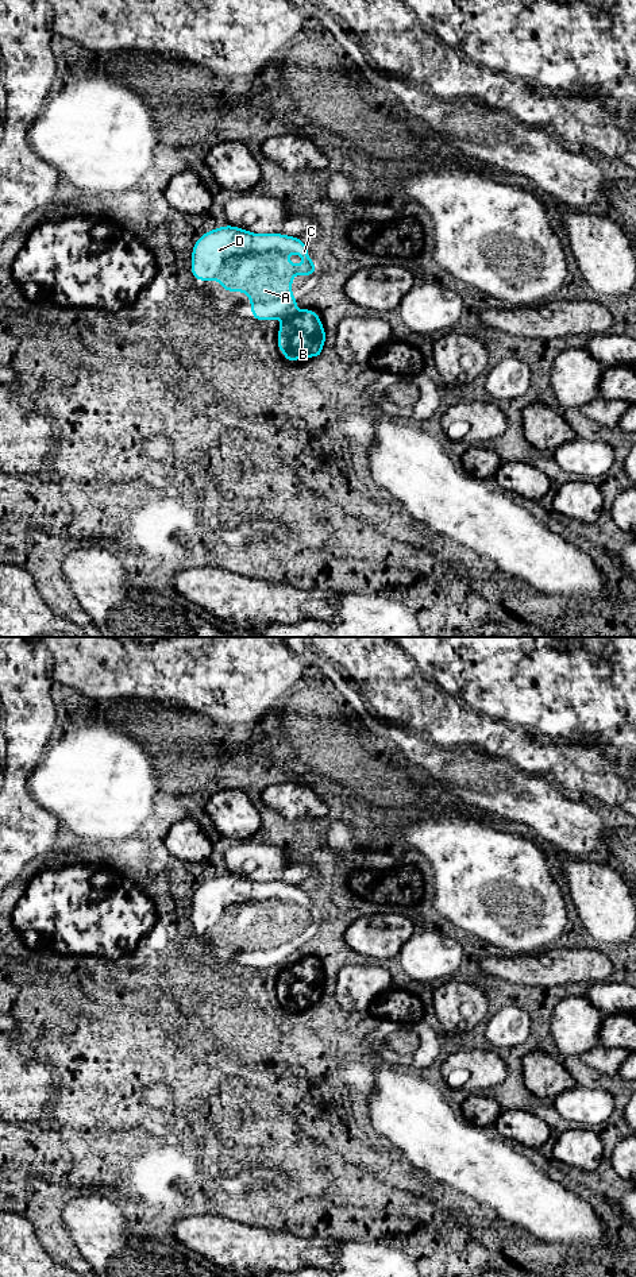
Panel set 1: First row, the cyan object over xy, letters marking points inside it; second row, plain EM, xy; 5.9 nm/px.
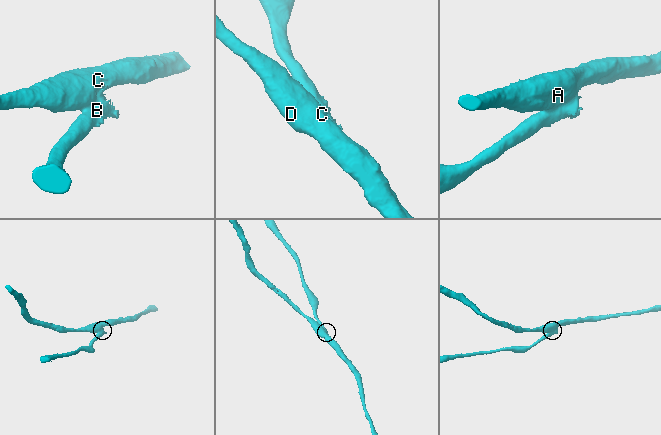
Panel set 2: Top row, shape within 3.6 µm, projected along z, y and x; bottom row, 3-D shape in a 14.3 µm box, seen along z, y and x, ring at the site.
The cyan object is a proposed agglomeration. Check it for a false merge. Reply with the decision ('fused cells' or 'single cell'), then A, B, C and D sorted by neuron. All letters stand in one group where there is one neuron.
fused cells; groups A C D / B

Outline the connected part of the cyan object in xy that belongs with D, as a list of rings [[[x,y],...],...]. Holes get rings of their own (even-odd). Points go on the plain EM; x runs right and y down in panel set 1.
[[[234,873],[213,876],[200,884],[192,898],[190,919],[194,929],[220,929],[224,940],[243,940],[250,945],[251,964],[258,969],[288,967],[292,957],[292,925],[316,923],[309,895],[296,884],[254,881]],[[289,900],[308,907],[292,914]]]

